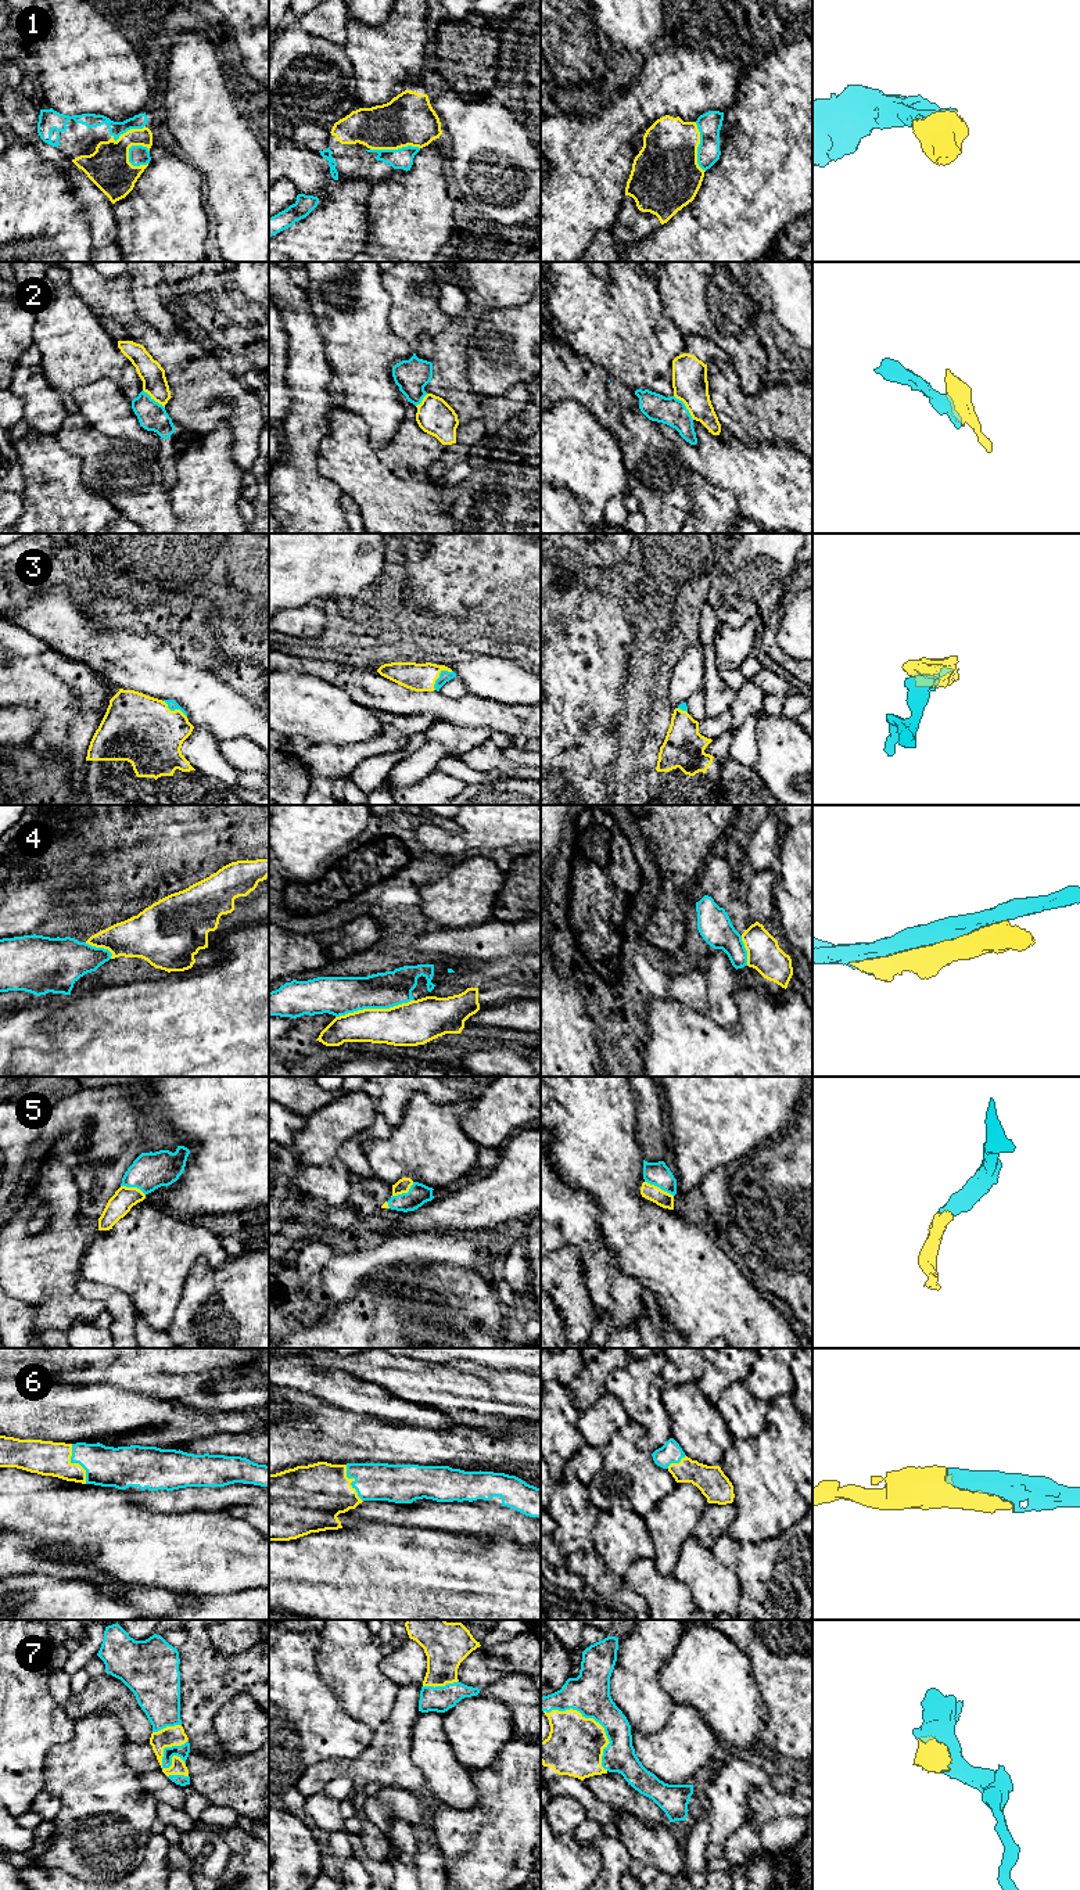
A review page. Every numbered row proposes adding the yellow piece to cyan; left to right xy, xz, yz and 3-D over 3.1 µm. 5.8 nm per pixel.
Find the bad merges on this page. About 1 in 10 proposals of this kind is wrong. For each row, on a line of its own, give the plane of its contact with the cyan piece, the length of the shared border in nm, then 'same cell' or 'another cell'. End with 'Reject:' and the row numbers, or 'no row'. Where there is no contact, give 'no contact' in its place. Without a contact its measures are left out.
1: xy | 150 nm | same cell
2: yz | 180 nm | another cell
3: xz | 160 nm | same cell
4: xz | 460 nm | same cell
5: yz | 190 nm | same cell
6: xy | 240 nm | same cell
7: yz | 500 nm | same cell
Reject: 2

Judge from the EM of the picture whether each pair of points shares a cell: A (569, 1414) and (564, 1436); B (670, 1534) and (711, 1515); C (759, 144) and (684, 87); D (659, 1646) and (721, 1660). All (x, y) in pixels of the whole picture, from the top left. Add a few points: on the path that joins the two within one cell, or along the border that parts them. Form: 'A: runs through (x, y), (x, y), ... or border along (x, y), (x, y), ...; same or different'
A: runs through (564, 1419), (564, 1430); same
B: border along (707, 1502), (692, 1534); different
C: border along (739, 82), (735, 90), (735, 100), (723, 111); different
D: border along (681, 1634), (673, 1653), (663, 1664), (659, 1678); different

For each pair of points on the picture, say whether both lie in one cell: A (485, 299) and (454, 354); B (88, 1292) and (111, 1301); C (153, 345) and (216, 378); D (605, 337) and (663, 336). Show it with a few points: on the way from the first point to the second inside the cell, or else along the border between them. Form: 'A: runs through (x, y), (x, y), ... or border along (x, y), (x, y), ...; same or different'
A: runs through (472, 313), (458, 326), (454, 340); same
B: runs through (93, 1292), (106, 1296); same
C: runs through (169, 362), (187, 385), (200, 385); same
D: runs through (619, 338), (649, 340); same

